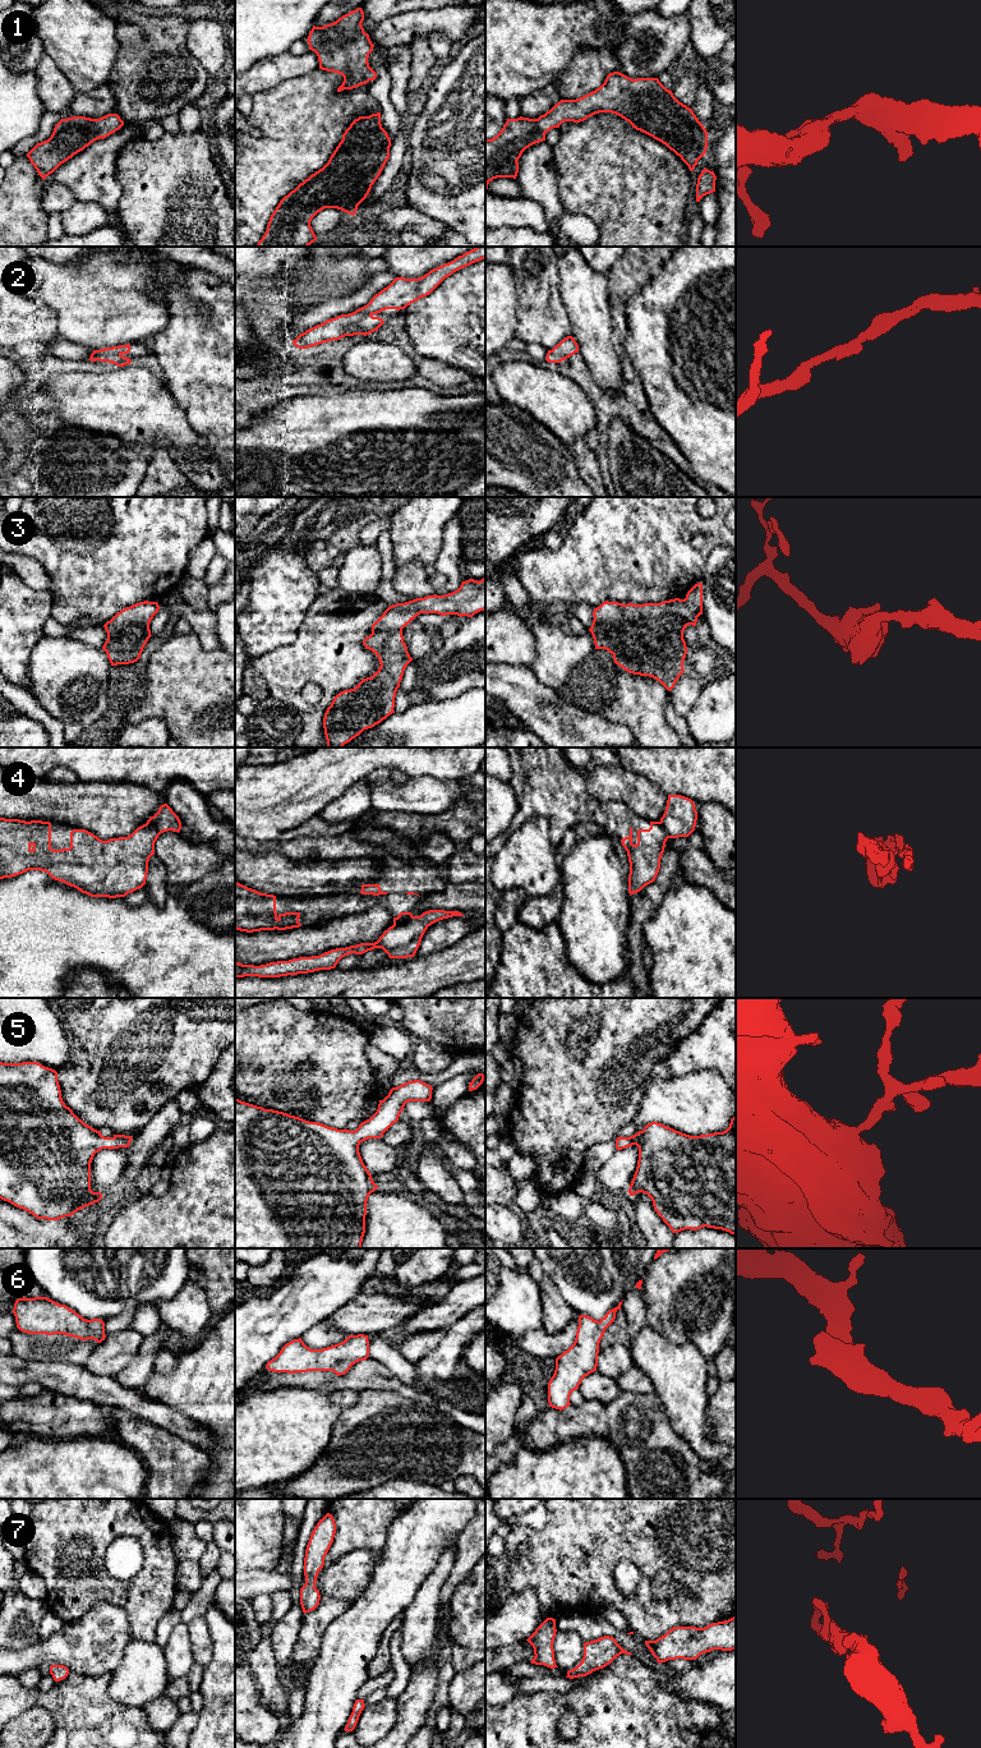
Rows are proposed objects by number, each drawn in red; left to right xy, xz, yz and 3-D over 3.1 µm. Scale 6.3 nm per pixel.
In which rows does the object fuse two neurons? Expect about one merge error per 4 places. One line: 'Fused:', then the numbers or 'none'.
Fused: 4

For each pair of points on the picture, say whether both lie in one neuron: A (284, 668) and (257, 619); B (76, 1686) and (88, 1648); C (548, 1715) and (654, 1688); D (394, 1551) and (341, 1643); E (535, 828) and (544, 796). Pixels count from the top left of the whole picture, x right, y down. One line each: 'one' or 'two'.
A: two
B: two
C: one
D: one
E: two

